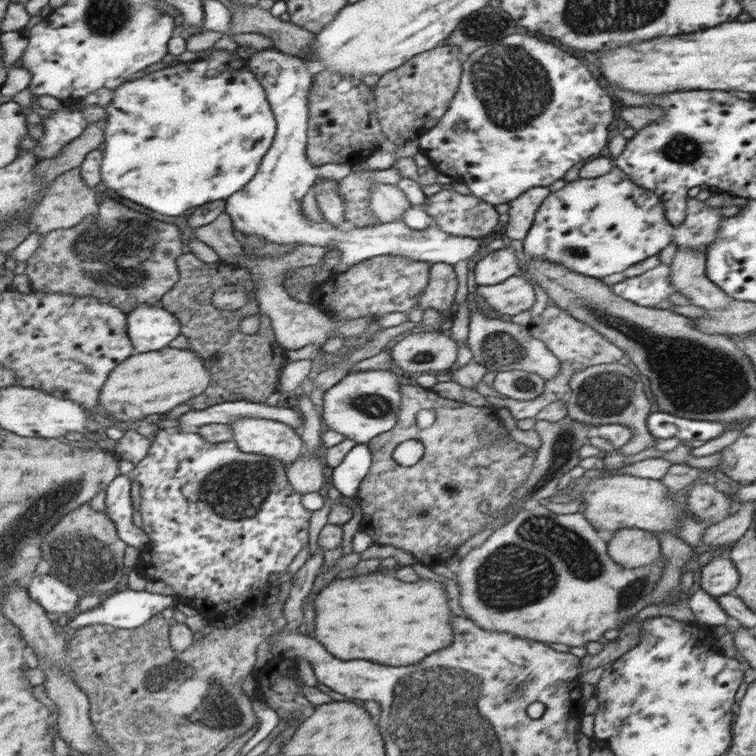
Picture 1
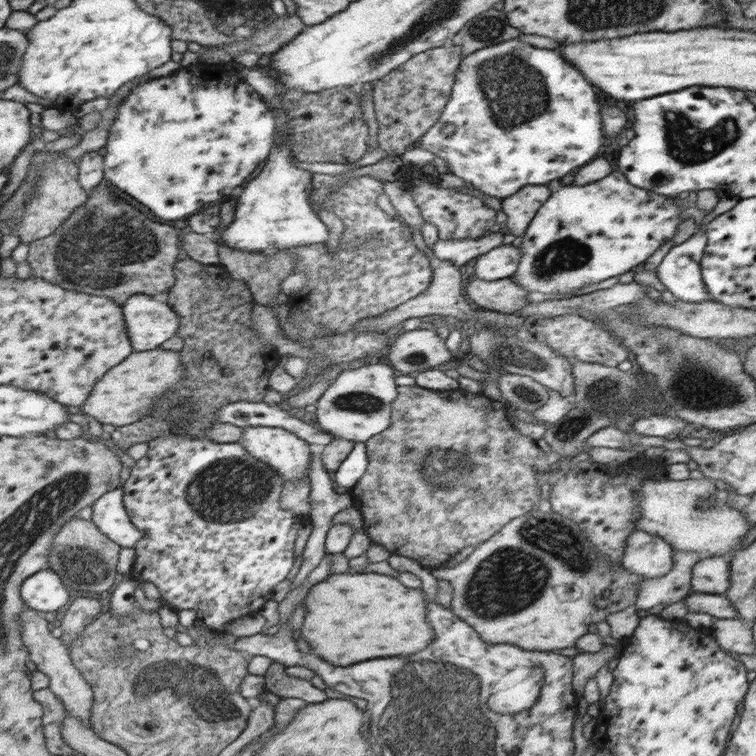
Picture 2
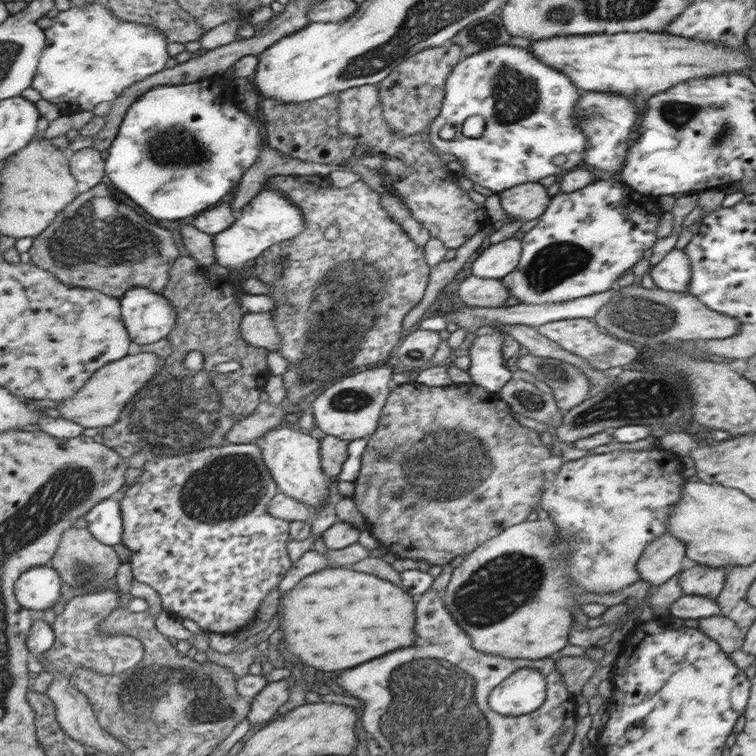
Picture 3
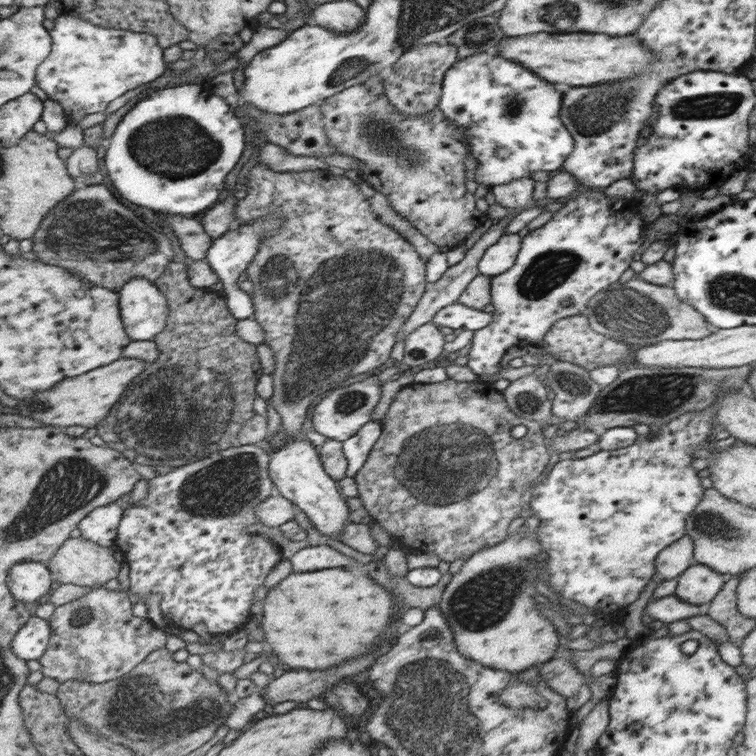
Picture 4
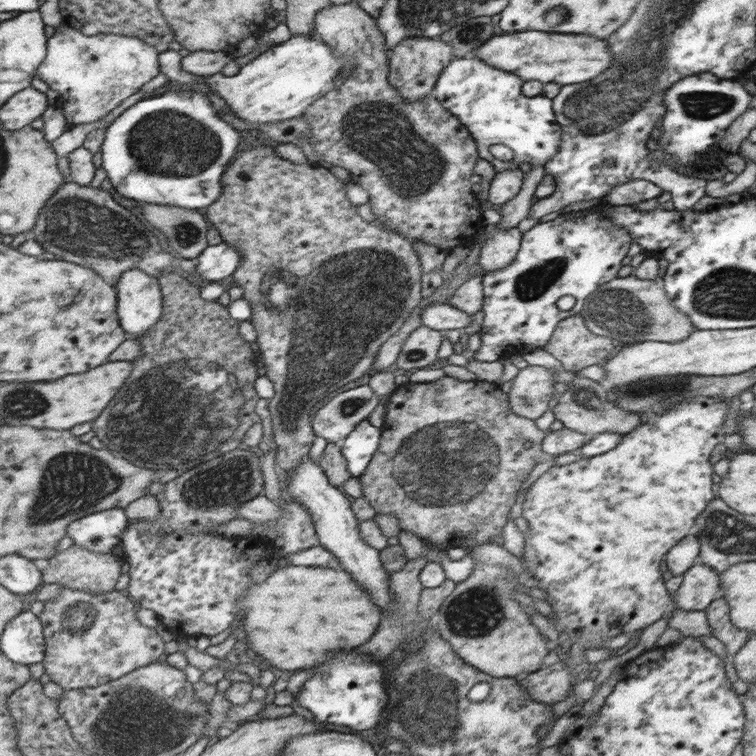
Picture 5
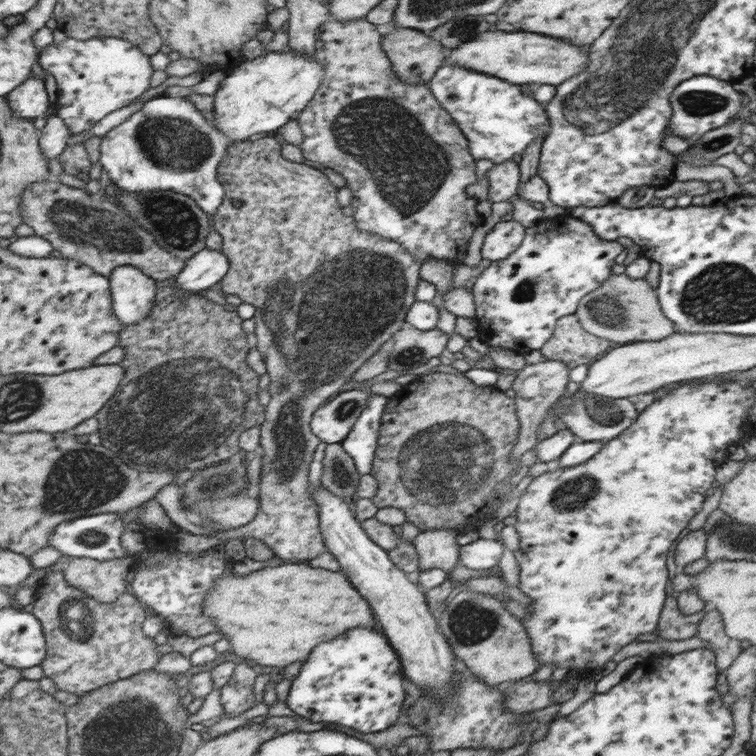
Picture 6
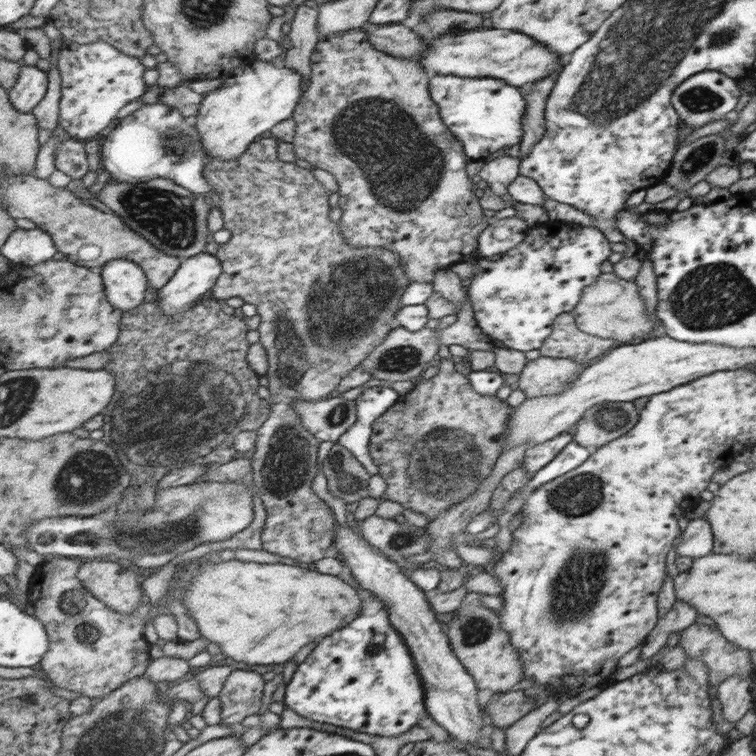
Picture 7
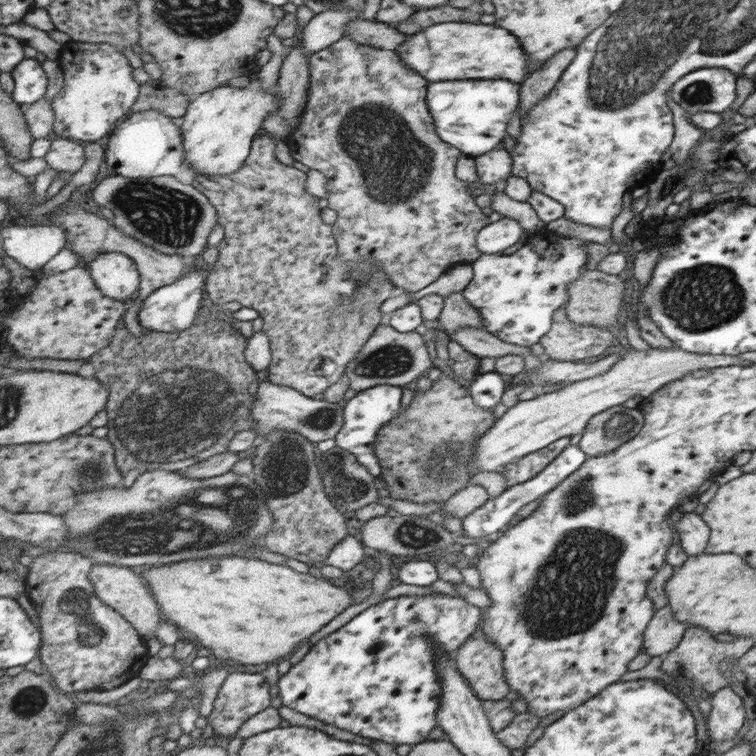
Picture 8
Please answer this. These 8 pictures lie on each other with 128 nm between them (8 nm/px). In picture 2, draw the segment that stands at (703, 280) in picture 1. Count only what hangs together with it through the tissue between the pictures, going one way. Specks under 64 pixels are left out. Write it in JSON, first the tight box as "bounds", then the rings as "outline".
{"bounds":[654,197,738,302],"outline":[[[727,197],[728,199],[718,200],[718,202],[713,207],[711,212],[703,216],[699,223],[699,229],[695,231],[688,239],[684,242],[673,245],[669,251],[662,258],[659,265],[654,269],[656,276],[665,287],[665,290],[669,290],[676,300],[681,300],[683,302],[705,302],[709,300],[709,293],[701,281],[701,273],[699,268],[699,261],[701,256],[703,256],[703,248],[705,248],[706,236],[705,236],[705,225],[713,219],[715,216],[730,210],[738,201],[738,198]]]}

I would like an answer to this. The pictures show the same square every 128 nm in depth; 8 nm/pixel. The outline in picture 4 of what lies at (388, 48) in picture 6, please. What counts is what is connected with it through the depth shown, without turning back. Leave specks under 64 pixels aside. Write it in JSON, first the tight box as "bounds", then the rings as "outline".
{"bounds":[382,43,457,118],"outline":[[[444,43],[419,44],[405,50],[382,79],[386,98],[391,106],[395,106],[395,112],[417,118],[433,110],[440,96],[440,81],[445,71],[457,60],[456,56],[455,46]]]}

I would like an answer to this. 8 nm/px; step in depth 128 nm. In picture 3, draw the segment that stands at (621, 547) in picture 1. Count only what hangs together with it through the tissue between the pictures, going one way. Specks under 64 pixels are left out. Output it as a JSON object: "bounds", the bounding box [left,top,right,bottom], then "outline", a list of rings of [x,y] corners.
{"bounds":[638,534,686,586],"outline":[[[665,534],[651,539],[651,543],[647,543],[646,550],[643,550],[643,554],[639,555],[638,572],[641,580],[650,583],[651,586],[669,580],[680,572],[681,560],[684,555],[686,555],[686,546],[675,536]]]}

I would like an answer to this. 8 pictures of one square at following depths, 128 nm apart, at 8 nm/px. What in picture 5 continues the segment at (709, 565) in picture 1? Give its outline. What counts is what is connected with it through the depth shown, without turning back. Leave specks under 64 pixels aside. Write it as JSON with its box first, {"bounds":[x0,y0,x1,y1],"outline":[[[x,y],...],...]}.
{"bounds":[673,563,719,611],"outline":[[[695,563],[681,578],[678,590],[673,593],[679,609],[703,611],[717,598],[719,574],[710,566]]]}

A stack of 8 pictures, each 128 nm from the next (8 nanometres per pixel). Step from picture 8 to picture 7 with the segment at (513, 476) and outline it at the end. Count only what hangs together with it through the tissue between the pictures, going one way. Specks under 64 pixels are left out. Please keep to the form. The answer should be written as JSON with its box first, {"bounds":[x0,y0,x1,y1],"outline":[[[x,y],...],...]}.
{"bounds":[519,432,572,474],"outline":[[[565,432],[543,443],[530,445],[523,454],[523,460],[519,468],[529,474],[537,472],[547,463],[550,463],[555,455],[571,440],[572,436]]]}

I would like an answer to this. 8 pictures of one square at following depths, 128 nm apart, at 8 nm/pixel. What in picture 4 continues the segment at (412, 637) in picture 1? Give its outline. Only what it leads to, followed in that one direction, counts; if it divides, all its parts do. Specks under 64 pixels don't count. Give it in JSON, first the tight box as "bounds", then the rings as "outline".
{"bounds":[261,567,397,671],"outline":[[[344,567],[288,574],[263,600],[261,628],[267,644],[290,668],[315,671],[337,666],[347,658],[391,646],[393,640],[375,646],[375,638],[387,630],[397,612],[395,598],[373,584],[367,575],[351,574]]]}

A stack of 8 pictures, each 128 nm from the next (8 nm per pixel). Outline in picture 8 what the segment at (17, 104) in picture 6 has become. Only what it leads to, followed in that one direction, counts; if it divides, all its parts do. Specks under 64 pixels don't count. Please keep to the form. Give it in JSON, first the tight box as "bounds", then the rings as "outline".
{"bounds":[14,58,49,106],"outline":[[[26,58],[14,68],[15,79],[14,100],[20,105],[28,106],[43,99],[49,88],[47,74],[41,68],[41,62],[33,58]]]}

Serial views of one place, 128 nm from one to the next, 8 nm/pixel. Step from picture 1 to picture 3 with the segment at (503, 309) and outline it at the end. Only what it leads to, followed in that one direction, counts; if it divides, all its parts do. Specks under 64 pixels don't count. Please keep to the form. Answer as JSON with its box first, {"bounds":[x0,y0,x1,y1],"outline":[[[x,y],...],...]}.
{"bounds":[457,275,509,308],"outline":[[[469,275],[457,286],[457,296],[463,305],[479,308],[507,307],[509,293],[499,279]]]}

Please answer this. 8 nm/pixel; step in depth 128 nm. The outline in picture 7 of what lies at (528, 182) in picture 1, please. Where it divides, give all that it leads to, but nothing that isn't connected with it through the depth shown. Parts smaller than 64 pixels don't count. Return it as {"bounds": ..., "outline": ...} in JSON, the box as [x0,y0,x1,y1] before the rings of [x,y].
{"bounds":[429,75,525,160],"outline":[[[434,75],[429,80],[429,93],[431,100],[438,105],[443,124],[455,135],[463,151],[473,160],[483,160],[493,152],[509,149],[520,142],[525,100],[514,85],[496,77]]]}

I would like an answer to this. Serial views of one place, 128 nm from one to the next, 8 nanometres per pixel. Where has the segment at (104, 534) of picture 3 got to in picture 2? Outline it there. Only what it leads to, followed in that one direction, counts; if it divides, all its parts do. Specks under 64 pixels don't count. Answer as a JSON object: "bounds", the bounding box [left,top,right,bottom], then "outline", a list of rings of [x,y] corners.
{"bounds":[92,487,143,549],"outline":[[[123,487],[107,492],[92,507],[92,519],[111,540],[125,548],[135,549],[143,533],[131,521],[125,499],[126,490]]]}

